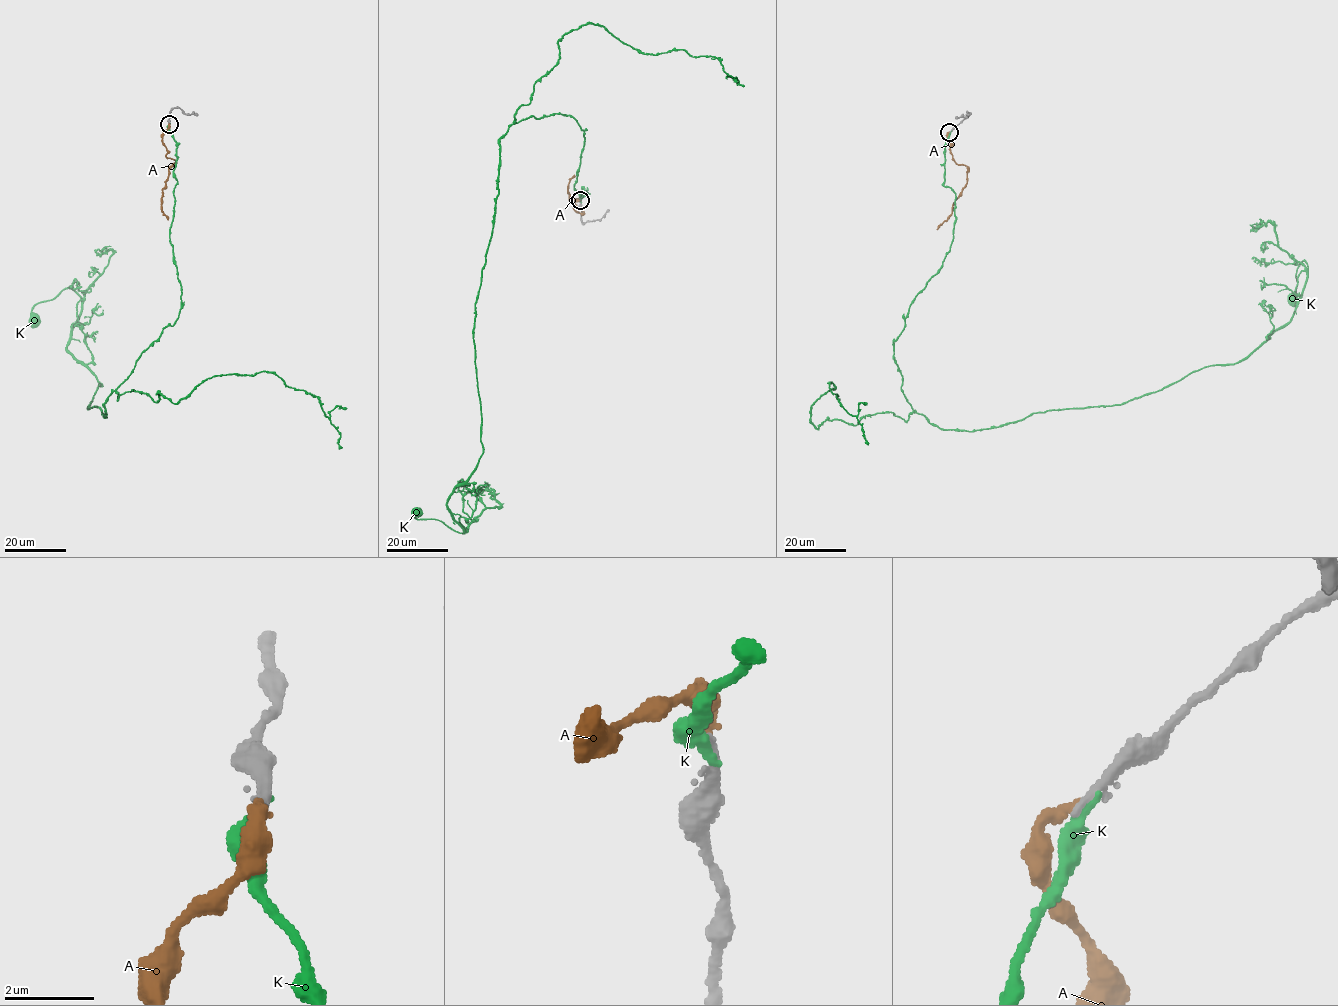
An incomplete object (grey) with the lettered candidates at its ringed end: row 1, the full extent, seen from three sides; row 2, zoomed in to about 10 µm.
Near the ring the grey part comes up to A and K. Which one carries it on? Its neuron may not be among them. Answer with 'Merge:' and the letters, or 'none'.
Merge: none

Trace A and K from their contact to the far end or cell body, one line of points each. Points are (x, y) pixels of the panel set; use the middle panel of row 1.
A: (580, 201), (572, 198), (583, 213), (576, 212), (570, 201), (569, 181), (574, 174)
K: (580, 202), (577, 122), (513, 123), (475, 304), (483, 449), (447, 503), (465, 531), (500, 505), (490, 484)

